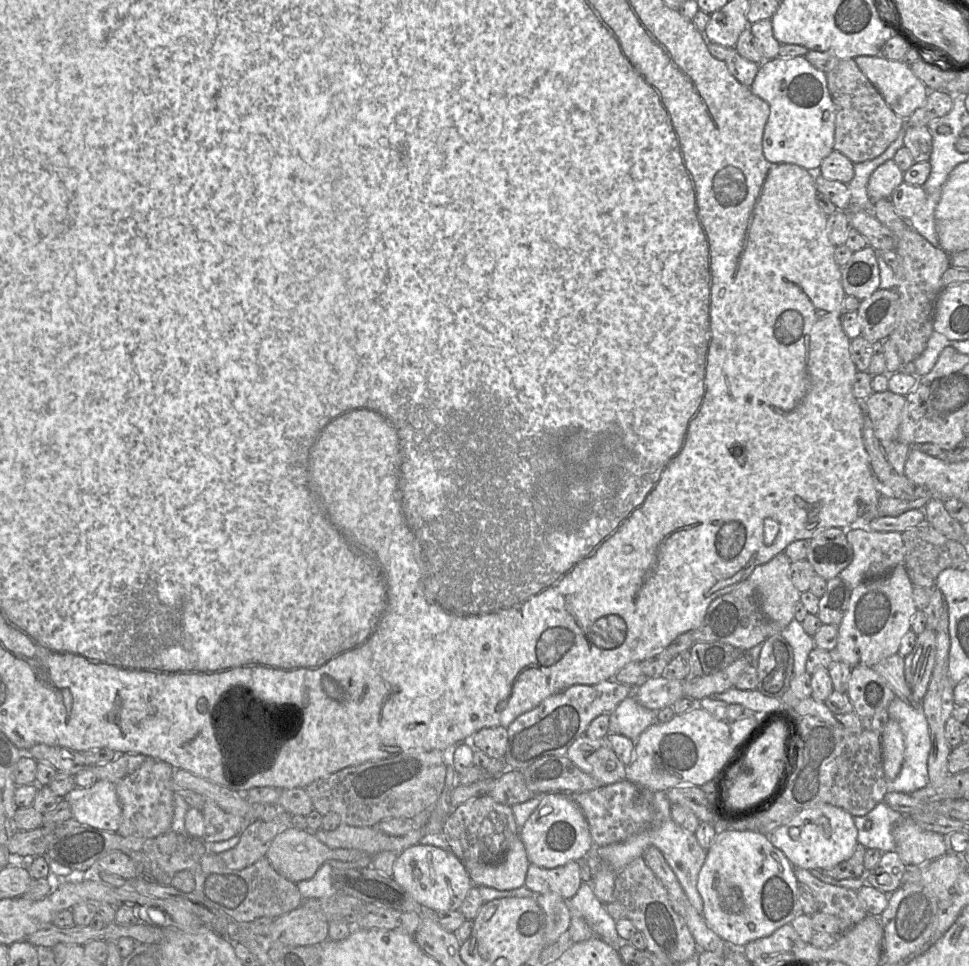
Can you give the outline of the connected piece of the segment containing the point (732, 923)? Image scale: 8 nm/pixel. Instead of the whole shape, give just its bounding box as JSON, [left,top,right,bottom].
[697,831,801,949]

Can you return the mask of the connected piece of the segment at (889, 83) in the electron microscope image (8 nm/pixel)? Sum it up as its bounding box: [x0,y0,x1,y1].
[854,55,929,119]

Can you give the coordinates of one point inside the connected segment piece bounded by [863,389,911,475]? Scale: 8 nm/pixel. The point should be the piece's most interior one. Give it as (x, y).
(884, 409)

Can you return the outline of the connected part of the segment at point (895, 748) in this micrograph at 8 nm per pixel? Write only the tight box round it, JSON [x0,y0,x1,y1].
[881,719,905,782]

